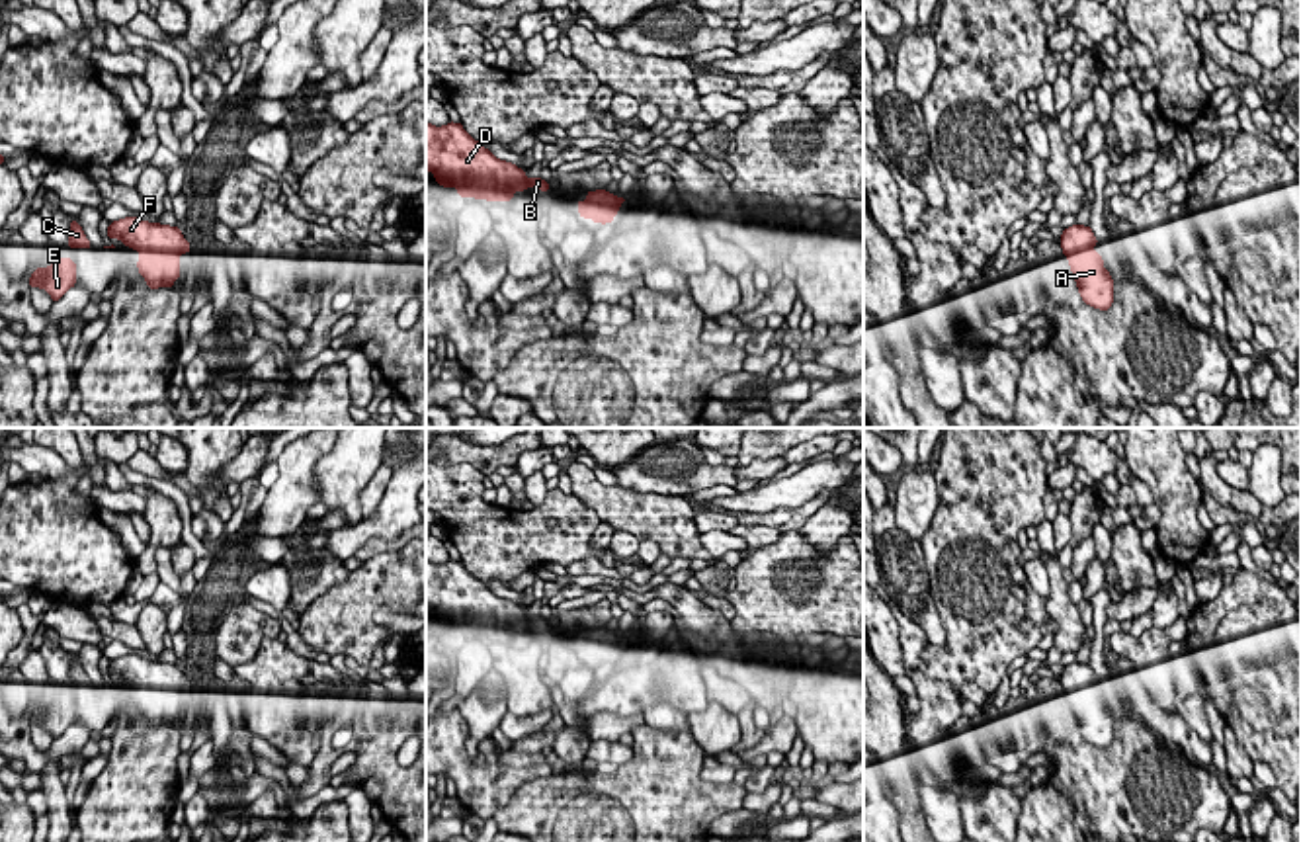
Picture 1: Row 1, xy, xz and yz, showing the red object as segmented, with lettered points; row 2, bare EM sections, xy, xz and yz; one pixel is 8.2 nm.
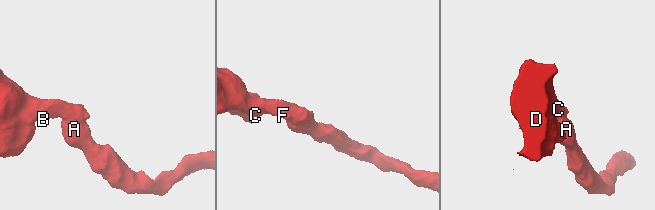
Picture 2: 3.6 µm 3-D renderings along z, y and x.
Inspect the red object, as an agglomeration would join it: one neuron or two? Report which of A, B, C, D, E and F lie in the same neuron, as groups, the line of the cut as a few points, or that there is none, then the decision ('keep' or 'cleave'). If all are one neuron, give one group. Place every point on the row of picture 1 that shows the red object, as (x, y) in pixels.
groups A B C D E F; cut none; keep

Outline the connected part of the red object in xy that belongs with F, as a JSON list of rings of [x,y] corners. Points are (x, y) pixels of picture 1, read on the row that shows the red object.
[[[139,217],[109,223],[107,236],[139,252],[137,268],[148,289],[172,287],[180,277],[180,256],[191,252],[180,227],[147,223]]]

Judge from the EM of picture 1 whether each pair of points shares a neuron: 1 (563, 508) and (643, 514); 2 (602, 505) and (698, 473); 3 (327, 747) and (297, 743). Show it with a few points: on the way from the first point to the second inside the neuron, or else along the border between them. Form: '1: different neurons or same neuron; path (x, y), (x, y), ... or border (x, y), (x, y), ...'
1: different neurons; border (573, 493), (602, 520)
2: different neurons; border (618, 485), (629, 491), (657, 491), (682, 497)
3: different neurons; border (305, 719), (317, 737), (317, 753), (309, 766)

